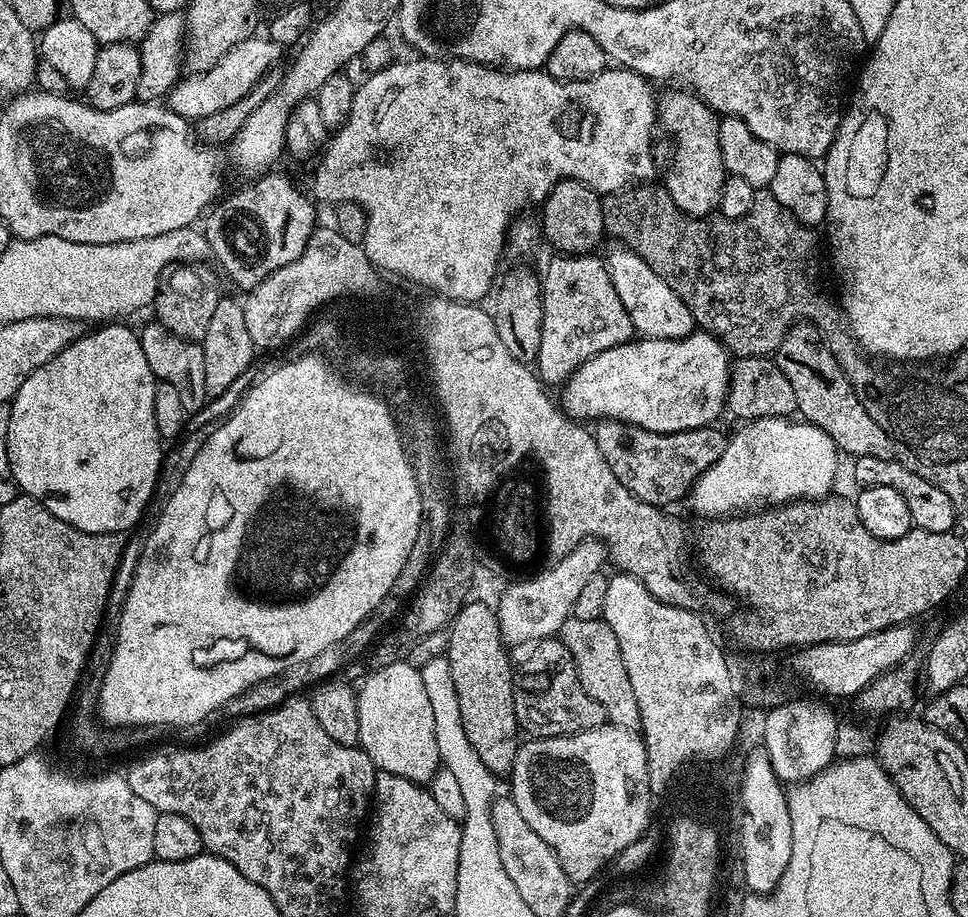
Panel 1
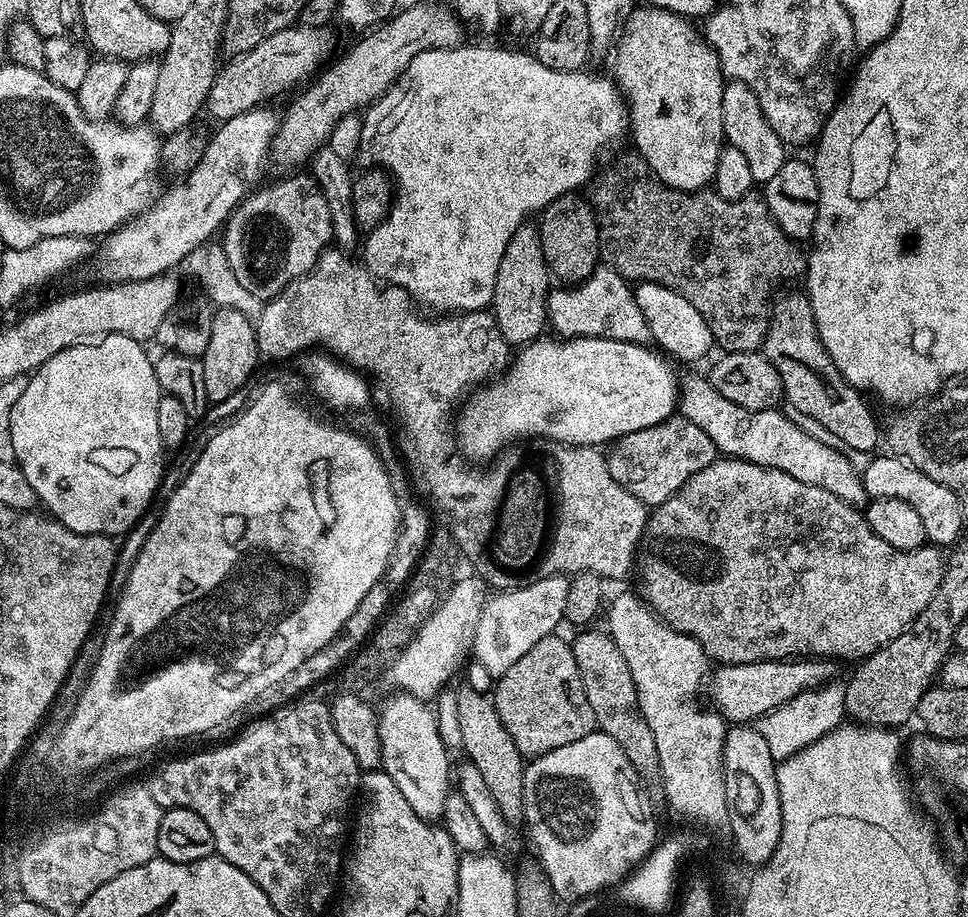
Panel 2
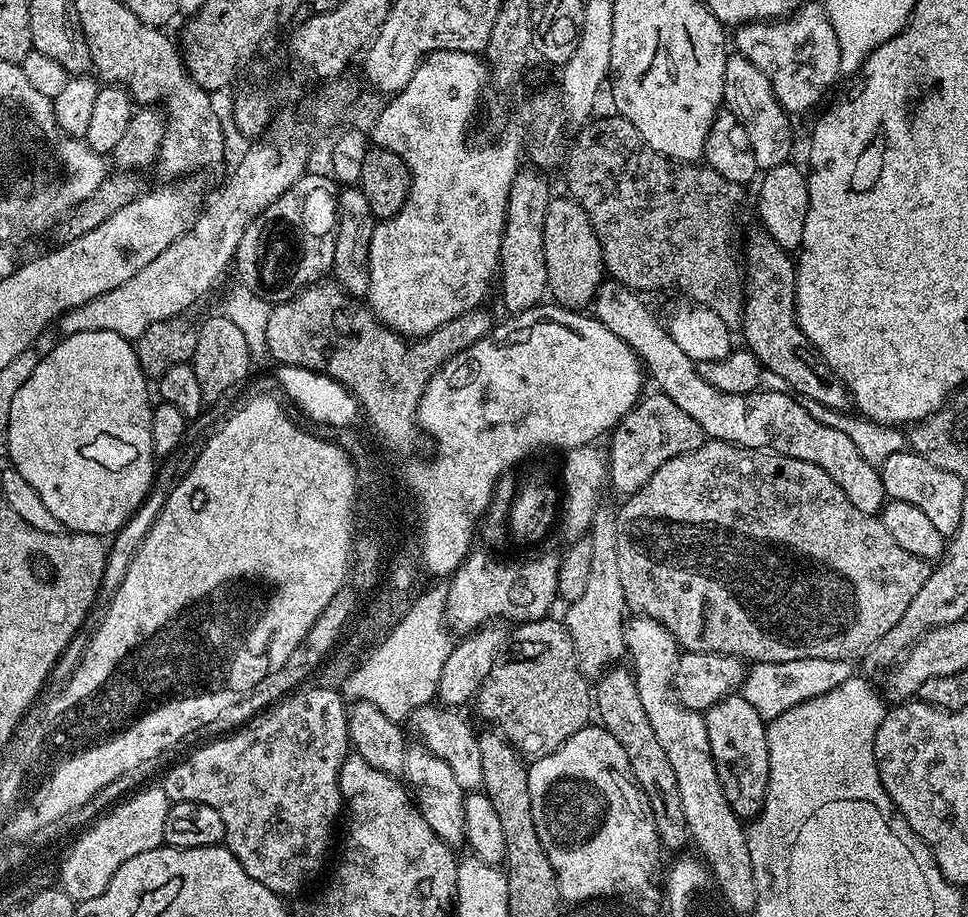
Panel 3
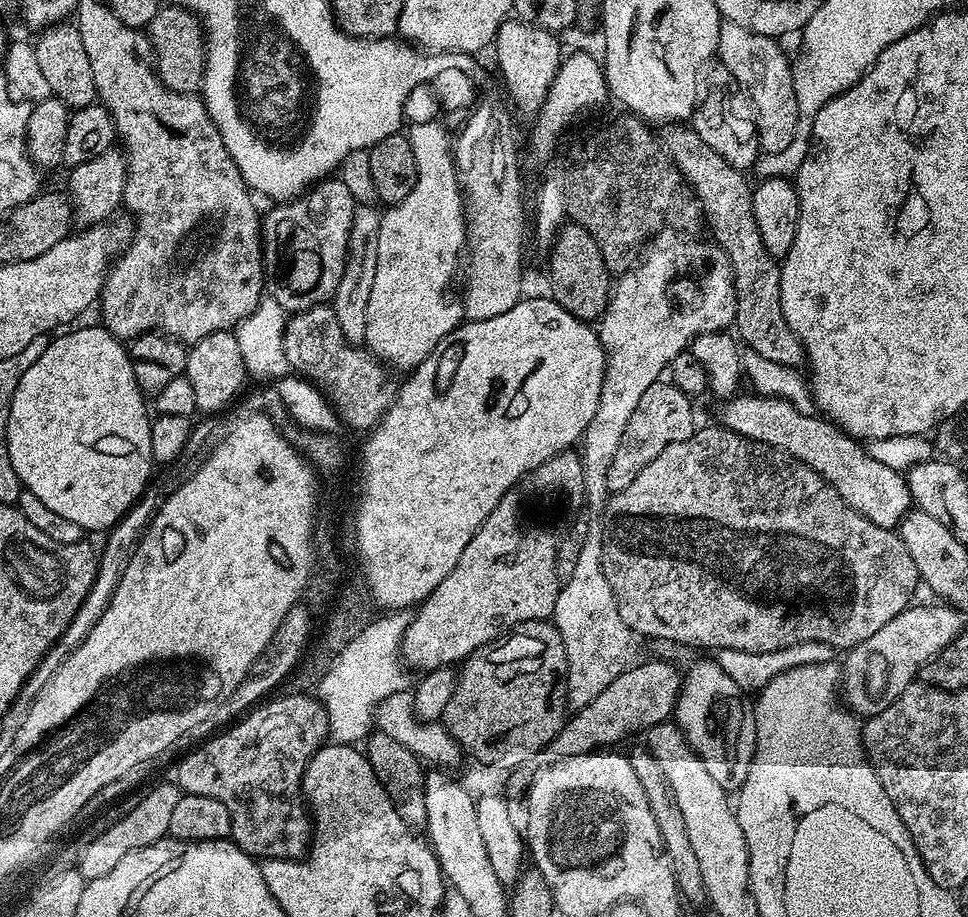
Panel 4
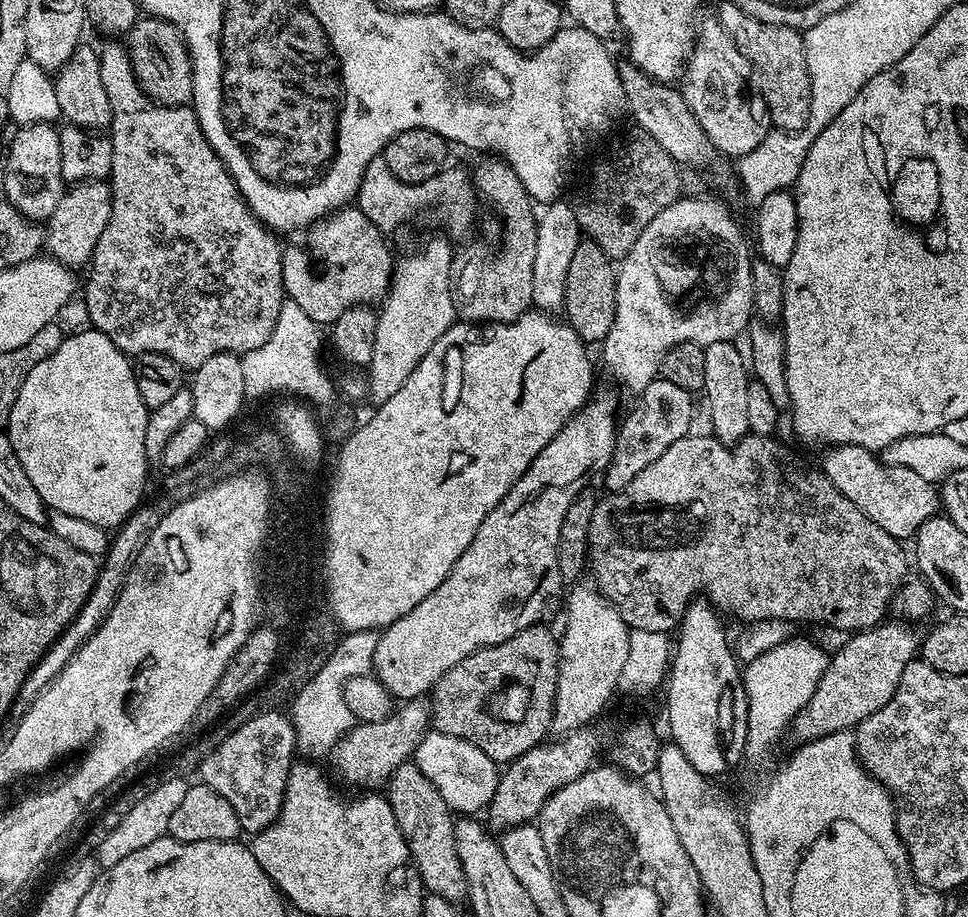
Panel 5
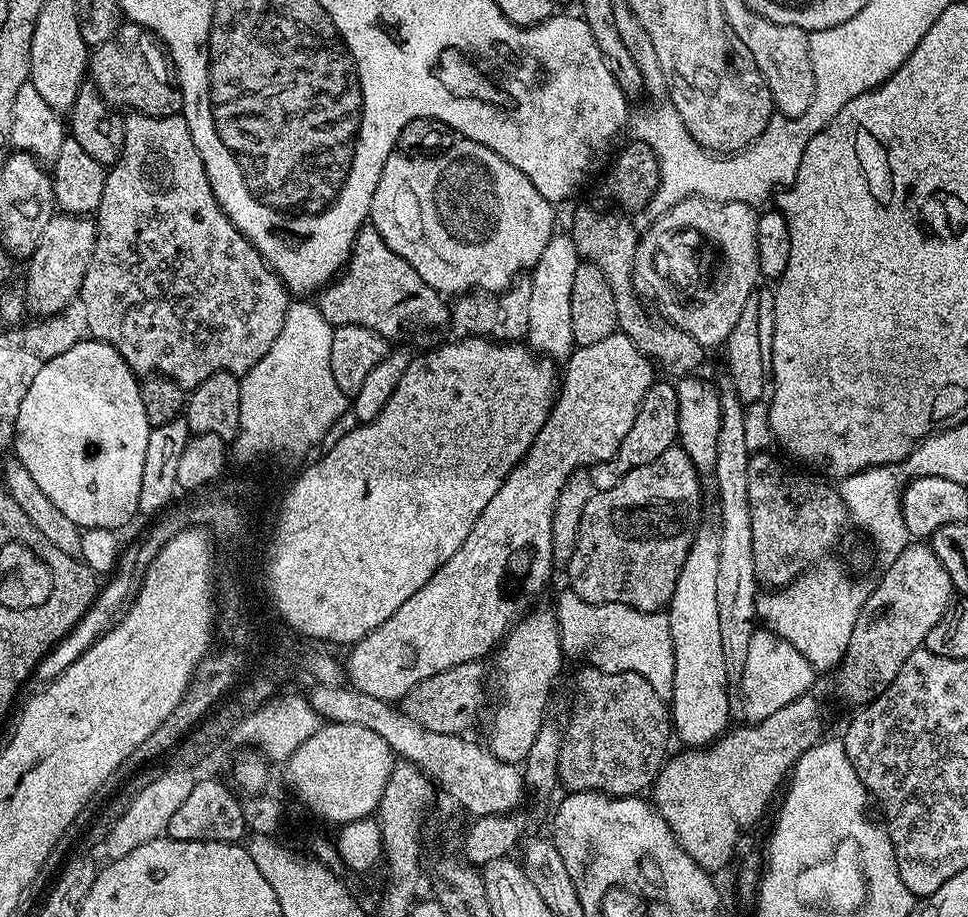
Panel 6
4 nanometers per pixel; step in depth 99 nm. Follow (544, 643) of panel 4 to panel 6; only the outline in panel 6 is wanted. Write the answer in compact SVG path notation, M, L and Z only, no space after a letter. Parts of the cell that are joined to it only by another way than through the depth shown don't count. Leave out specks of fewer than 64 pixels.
M481 661L462 662L414 686L414 690L410 690L399 700L398 707L414 722L422 725L425 732L451 736L471 733L468 731L475 726L476 719L479 718L480 711L484 708L484 676L486 680L486 668Z

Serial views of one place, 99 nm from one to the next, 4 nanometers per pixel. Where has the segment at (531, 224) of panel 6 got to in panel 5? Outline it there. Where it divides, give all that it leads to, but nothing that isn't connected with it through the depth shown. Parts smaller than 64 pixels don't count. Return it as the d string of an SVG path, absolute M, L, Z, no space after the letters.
M378 155L366 166L366 174L360 183L360 191L356 193L355 203L362 210L362 214L366 214L366 218L370 218L370 222L374 222L374 226L378 226L384 234L402 227L423 208L437 208L441 222L454 235L460 236L472 228L472 219L476 216L476 200L478 204L469 169L467 172L464 168L448 166L421 184L407 184L396 178L387 168L383 155Z

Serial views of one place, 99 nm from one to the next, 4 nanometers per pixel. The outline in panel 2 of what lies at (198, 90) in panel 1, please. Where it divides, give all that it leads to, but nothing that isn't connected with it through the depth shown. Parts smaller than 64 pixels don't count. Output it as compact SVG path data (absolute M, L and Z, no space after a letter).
M293 26L278 30L278 34L270 34L266 42L258 42L254 50L231 57L227 61L229 64L225 68L223 65L217 71L210 86L206 112L217 116L217 121L223 122L251 108L267 105L275 96L280 96L287 88L294 87L299 80L307 81L329 59L327 56L332 52L332 30L328 26Z

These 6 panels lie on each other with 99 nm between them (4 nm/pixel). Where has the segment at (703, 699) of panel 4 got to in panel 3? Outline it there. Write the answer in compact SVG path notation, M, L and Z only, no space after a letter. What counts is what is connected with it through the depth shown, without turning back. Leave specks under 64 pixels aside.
M740 694L719 700L711 710L703 713L703 718L706 734L710 734L712 757L720 772L722 790L741 821L751 821L759 816L768 789L768 729L762 726L758 710L745 703Z

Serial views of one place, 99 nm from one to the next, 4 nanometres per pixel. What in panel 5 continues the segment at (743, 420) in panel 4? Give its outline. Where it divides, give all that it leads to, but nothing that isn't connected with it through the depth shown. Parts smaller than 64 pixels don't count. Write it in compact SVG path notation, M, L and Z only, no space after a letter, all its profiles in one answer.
M837 444L825 452L828 453L822 465L824 475L838 486L842 494L846 494L846 498L850 498L850 502L854 502L854 506L858 506L858 510L862 510L862 514L878 522L878 526L896 540L911 541L917 530L941 511L937 485L922 478L922 474L914 474L914 470L895 462L880 461L881 457L868 448L853 444Z

